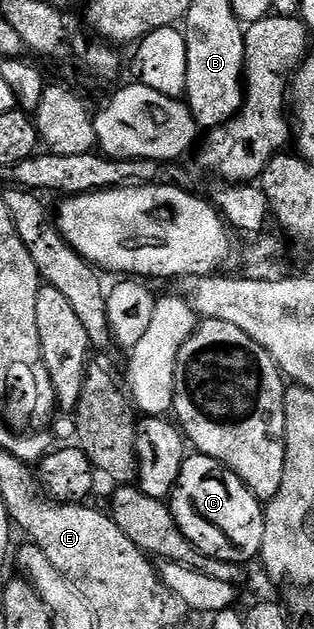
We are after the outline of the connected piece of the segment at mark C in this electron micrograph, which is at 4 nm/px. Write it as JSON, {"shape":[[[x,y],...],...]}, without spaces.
{"shape":[[[192,452],[183,461],[181,475],[177,479],[174,491],[169,498],[171,514],[177,519],[177,527],[205,555],[213,559],[228,561],[234,565],[246,566],[247,561],[251,561],[260,556],[263,551],[263,514],[264,506],[258,497],[253,495],[251,488],[246,485],[238,475],[220,463],[217,459],[206,457],[204,453]]]}

